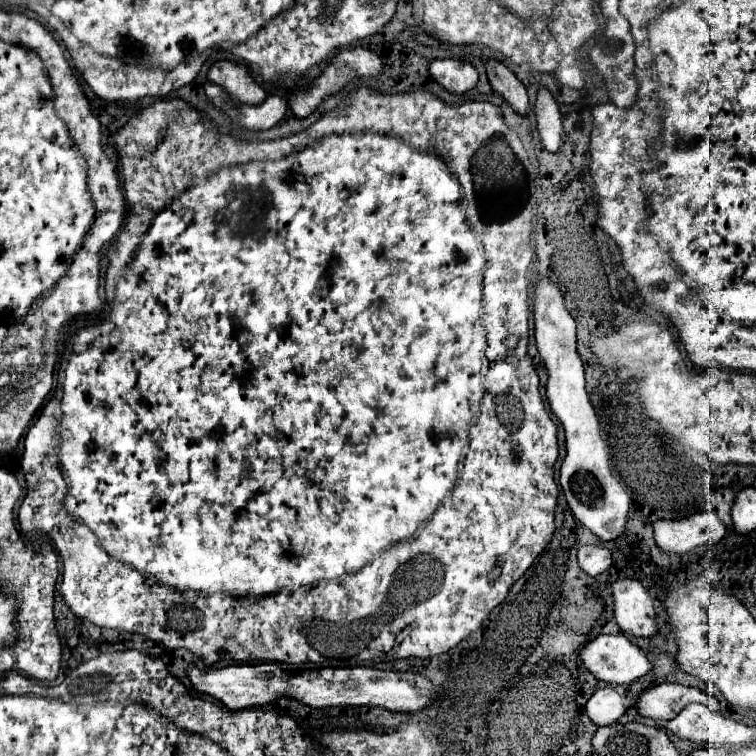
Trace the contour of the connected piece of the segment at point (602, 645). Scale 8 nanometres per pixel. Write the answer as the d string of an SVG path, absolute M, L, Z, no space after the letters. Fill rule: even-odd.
M598 635L584 645L580 659L596 679L612 685L630 685L652 667L646 655L624 635Z

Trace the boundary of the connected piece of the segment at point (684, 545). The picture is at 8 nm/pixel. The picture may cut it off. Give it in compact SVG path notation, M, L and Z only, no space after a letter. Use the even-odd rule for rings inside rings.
M700 511L682 519L658 519L654 523L654 539L666 553L688 553L722 539L726 531L716 511Z

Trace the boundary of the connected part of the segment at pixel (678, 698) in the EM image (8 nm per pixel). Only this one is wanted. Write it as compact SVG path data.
M660 683L644 689L636 699L636 711L642 717L668 721L674 719L688 703L704 703L708 709L718 711L718 701L700 689L684 687L678 683Z

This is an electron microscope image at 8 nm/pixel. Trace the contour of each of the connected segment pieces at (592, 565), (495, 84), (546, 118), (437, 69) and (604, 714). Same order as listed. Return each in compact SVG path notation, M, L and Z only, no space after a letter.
M582 545L578 549L578 563L588 575L596 577L608 571L608 567L612 565L612 555L602 545Z
M496 59L486 61L486 71L488 71L488 81L496 93L500 93L516 113L526 115L528 111L528 93L524 85L516 79L516 75L502 65Z
M544 87L538 89L534 115L536 115L536 125L542 145L548 151L558 151L562 145L562 115L552 93Z
M434 59L430 73L450 93L466 93L478 83L476 67L460 59Z
M610 687L596 689L586 703L586 713L598 727L616 723L624 715L624 711L626 707L622 703L622 697Z

